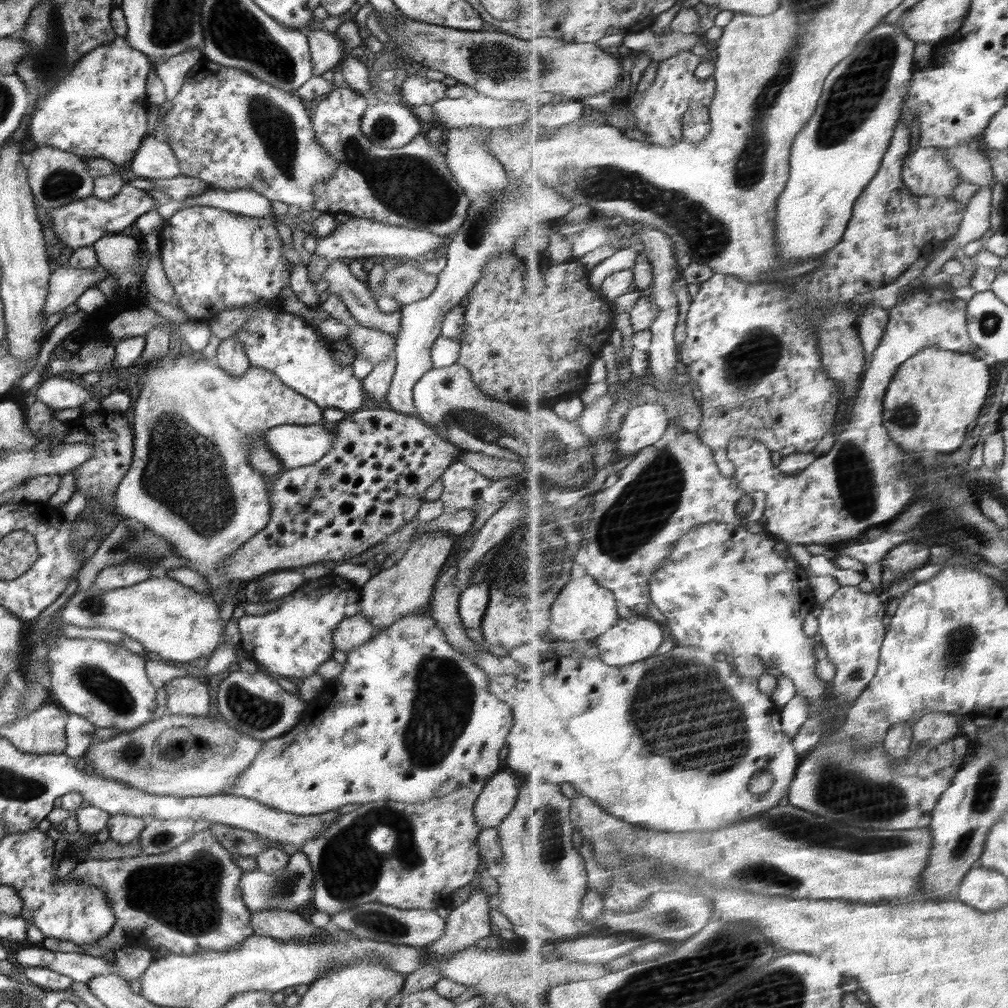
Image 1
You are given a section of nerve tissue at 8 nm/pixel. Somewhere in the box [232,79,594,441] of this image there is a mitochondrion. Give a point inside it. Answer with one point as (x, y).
(411, 187)

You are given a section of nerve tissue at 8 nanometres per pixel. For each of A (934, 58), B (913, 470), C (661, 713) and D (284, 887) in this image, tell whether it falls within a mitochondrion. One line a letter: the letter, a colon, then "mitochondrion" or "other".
A: other
B: other
C: mitochondrion
D: mitochondrion

